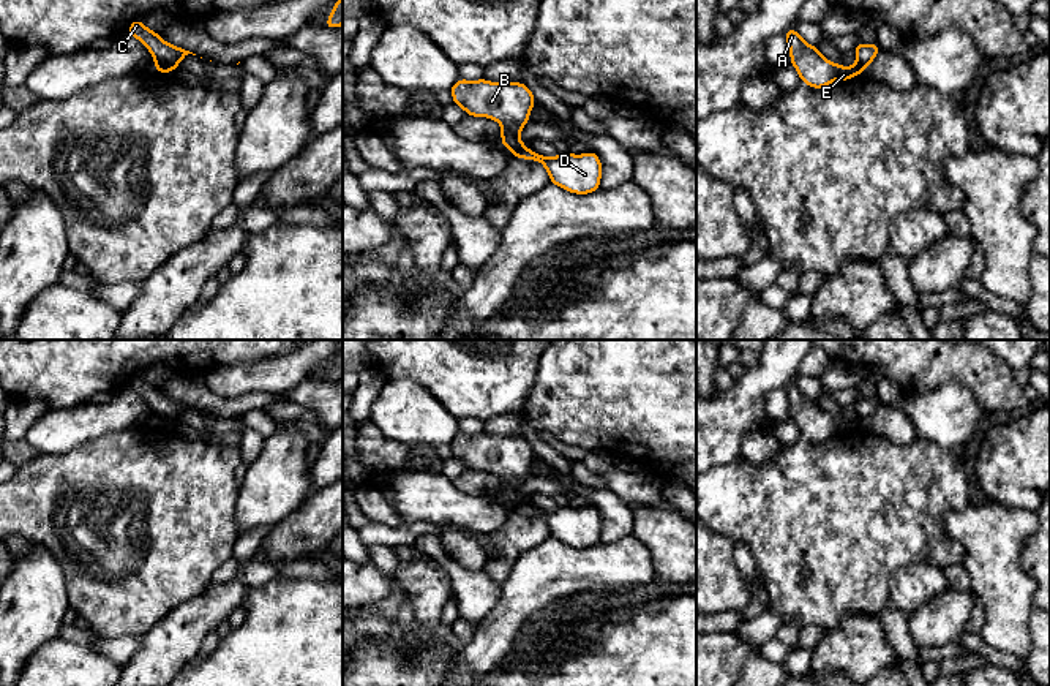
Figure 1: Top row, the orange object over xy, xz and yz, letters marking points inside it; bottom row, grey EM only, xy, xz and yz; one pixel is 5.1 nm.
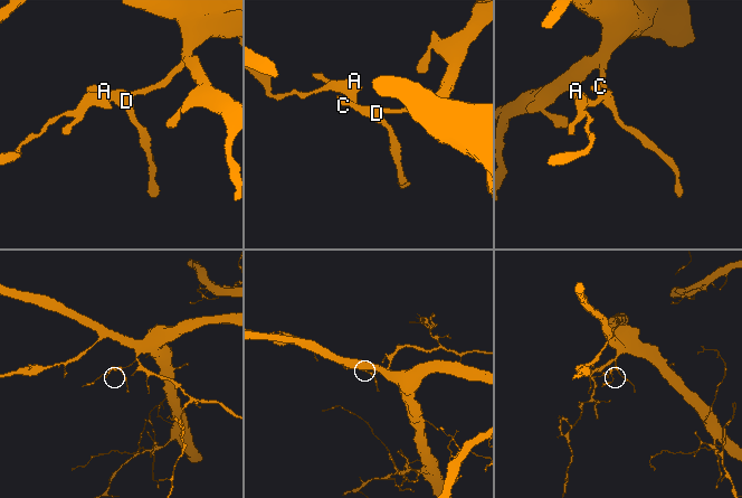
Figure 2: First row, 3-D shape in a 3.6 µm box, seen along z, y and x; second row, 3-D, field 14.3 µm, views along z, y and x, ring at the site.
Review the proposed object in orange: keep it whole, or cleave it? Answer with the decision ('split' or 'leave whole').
split

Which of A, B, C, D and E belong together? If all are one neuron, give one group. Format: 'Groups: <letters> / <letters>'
Groups: A B E / C D

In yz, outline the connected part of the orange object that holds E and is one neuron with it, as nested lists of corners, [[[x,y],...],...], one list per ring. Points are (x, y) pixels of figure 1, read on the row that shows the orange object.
[[[788,28],[785,36],[789,46],[791,63],[796,68],[801,82],[805,82],[813,89],[823,89],[838,79],[853,79],[864,71],[859,63],[840,66],[838,63],[829,62],[819,54],[818,46],[807,44],[794,28]]]

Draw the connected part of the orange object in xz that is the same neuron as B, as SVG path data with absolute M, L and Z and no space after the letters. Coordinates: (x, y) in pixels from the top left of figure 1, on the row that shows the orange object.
M458 79L450 87L453 104L463 107L467 115L488 117L501 123L501 141L510 152L523 150L519 134L532 106L537 103L532 92L523 82L489 82L486 79Z

